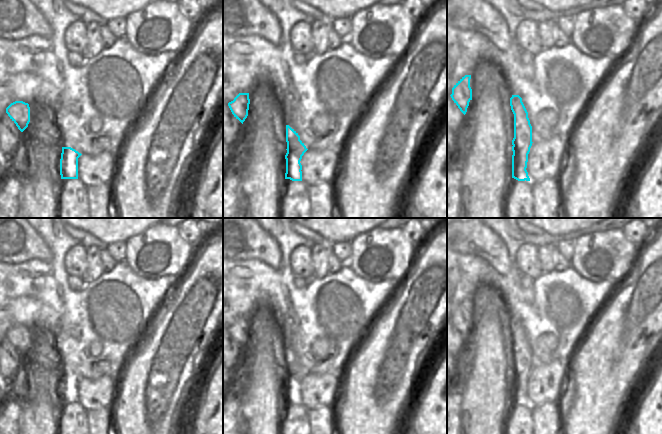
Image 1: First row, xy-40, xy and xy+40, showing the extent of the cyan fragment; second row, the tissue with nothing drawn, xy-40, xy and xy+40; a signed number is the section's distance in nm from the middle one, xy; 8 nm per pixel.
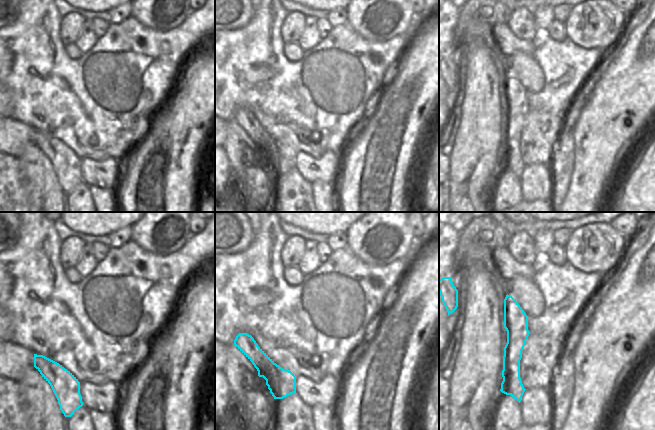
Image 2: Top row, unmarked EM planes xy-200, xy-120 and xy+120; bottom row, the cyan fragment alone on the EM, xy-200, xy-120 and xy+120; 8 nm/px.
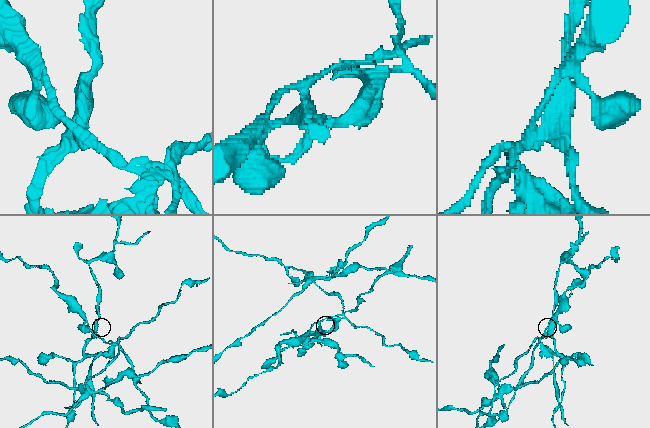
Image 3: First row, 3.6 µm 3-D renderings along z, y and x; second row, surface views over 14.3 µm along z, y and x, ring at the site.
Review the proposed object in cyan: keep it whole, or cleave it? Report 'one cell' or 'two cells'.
two cells

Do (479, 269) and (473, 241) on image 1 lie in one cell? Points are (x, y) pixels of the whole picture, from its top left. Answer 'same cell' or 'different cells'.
different cells

